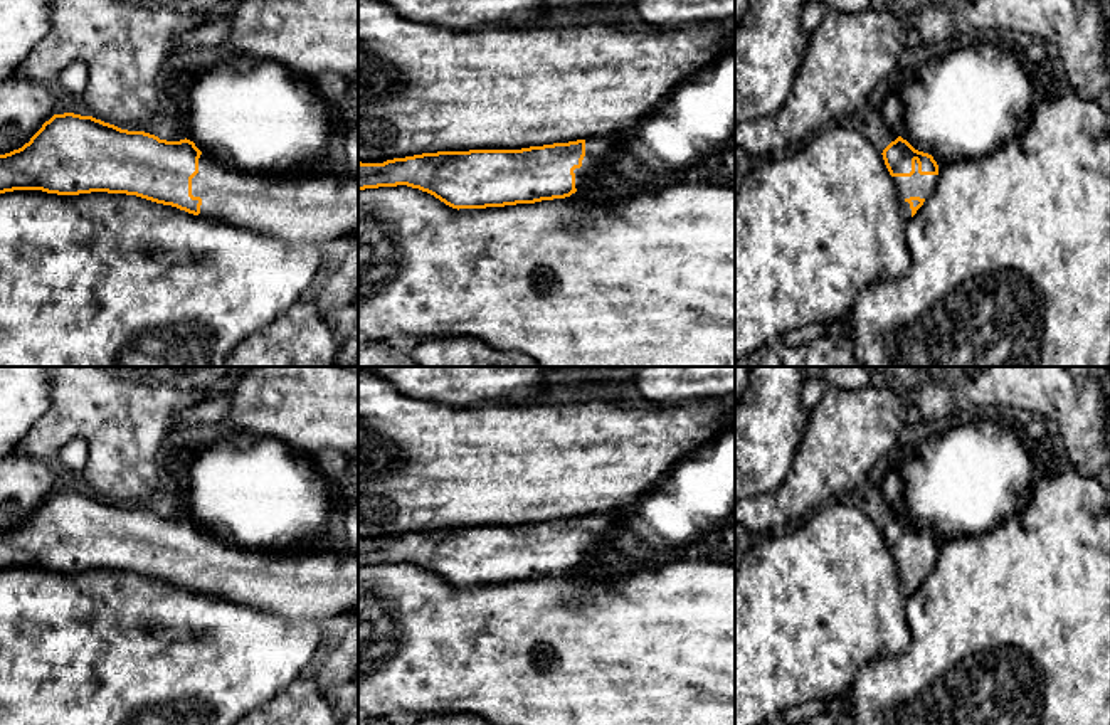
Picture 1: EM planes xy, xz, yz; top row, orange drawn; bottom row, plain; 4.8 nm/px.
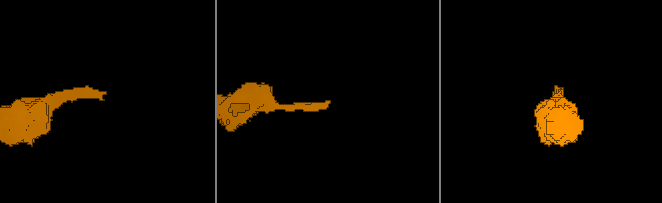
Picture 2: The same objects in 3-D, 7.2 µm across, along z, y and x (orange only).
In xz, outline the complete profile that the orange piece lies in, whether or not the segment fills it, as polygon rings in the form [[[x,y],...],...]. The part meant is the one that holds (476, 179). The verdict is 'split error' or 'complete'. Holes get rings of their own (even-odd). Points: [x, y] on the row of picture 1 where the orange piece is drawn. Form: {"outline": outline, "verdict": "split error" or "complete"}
{"outline": [[[597,136],[521,150],[437,151],[383,163],[358,161],[358,190],[407,185],[457,210],[565,198],[595,183],[602,170],[614,161],[621,145],[621,136]]], "verdict": "split error"}

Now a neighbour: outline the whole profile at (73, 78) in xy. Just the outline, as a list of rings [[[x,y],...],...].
[[[76,59],[62,67],[56,87],[62,93],[72,94],[74,98],[84,98],[87,81],[87,64]]]

